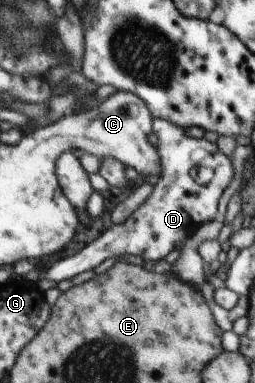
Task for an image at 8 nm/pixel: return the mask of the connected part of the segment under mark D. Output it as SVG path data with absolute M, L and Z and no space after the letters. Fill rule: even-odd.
M152 118L152 130L157 133L158 138L155 147L160 157L160 175L156 184L152 187L151 193L135 209L133 215L127 217L121 223L111 224L103 233L90 243L87 243L81 250L69 253L67 257L53 262L46 270L44 276L39 273L39 279L44 278L49 281L70 279L82 271L91 271L101 261L105 261L107 257L136 256L137 258L140 257L143 262L147 259L149 261L161 261L169 251L181 247L182 243L199 224L211 221L217 215L217 199L219 199L223 189L229 185L233 177L233 164L230 158L221 154L215 143L208 142L203 138L190 138L183 128L173 125L164 119ZM189 169L212 169L209 183L197 185L193 181L193 177L189 175Z

